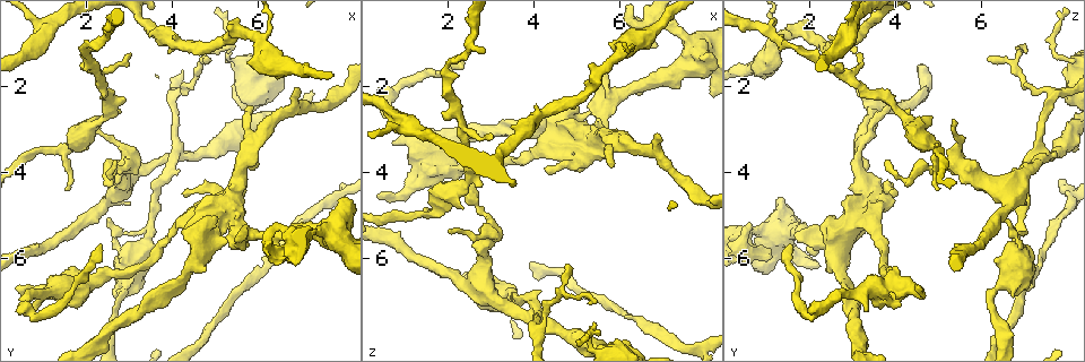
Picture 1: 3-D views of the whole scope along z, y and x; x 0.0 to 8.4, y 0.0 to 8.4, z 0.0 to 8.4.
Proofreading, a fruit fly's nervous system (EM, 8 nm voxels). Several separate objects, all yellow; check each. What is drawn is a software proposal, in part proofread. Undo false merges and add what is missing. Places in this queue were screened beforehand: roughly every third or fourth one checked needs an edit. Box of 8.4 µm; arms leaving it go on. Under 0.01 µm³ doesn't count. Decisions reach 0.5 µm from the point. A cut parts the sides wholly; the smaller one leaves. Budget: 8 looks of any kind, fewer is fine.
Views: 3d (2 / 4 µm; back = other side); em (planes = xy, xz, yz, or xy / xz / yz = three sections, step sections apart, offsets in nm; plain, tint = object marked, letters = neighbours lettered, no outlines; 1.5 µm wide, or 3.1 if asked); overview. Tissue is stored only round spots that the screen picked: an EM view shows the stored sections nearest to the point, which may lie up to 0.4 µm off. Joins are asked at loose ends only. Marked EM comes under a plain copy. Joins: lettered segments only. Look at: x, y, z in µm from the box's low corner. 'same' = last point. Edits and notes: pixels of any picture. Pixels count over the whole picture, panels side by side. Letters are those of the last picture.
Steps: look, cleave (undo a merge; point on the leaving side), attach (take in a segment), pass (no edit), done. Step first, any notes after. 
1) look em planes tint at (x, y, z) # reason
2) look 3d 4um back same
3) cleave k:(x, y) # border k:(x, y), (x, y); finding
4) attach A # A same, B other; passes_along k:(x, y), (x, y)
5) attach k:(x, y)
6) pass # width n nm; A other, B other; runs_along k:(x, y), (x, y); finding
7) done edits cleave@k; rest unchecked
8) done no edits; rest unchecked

look em planes letters at (2.30, 5.70, 1.55) # end of a long branch

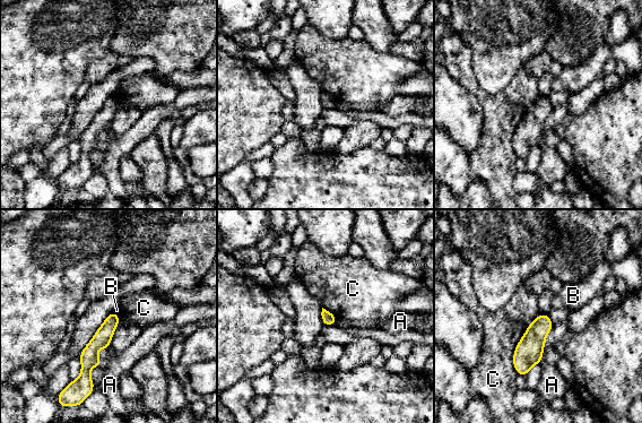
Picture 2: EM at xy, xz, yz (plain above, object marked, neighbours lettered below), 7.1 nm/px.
pass # A other, B other, C other; border 2:(539, 314), (515, 346), (517, 373); no lettered segment goes on from it

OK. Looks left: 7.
look 3d 2um at (5.80, 2.50, 3.80) # an open end

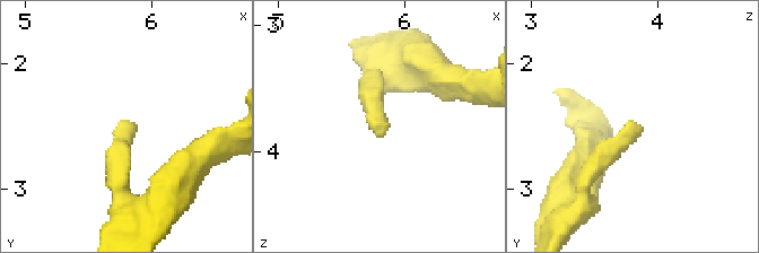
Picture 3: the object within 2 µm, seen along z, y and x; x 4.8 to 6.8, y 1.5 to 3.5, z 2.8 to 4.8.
look em yz step 4 letters at (5.74, 2.48, 3.80)

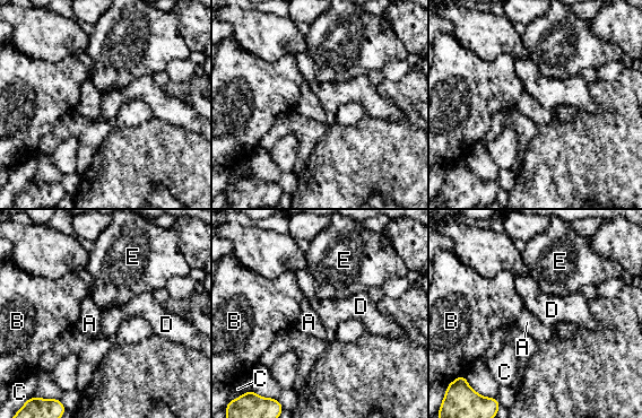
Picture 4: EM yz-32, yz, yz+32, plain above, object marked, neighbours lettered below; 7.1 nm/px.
look em planes letters same

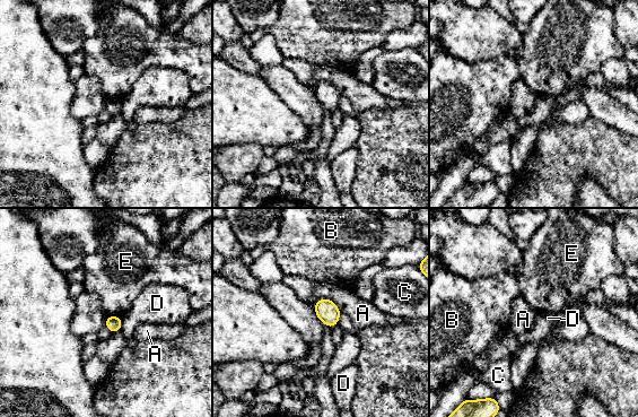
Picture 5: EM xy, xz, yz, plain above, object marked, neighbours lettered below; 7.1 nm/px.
pass # longest_contact A 200 nm; A other, B other, C other, D other, E other; no lettered segment goes on from it

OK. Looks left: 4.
look 3d 2um back at (6.55, 5.90, 0.75) # abrupt turn

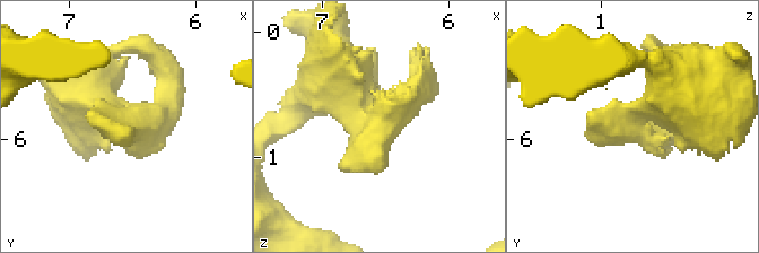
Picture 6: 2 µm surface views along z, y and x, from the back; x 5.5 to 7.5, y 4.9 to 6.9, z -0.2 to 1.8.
look em xz step 4 tint at (6.56, 5.88, 0.74) # shape alone is not enough

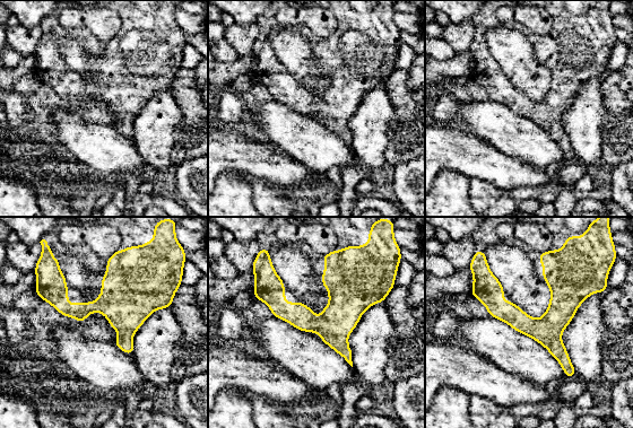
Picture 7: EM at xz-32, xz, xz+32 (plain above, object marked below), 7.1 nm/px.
look em xz step 4 letters same

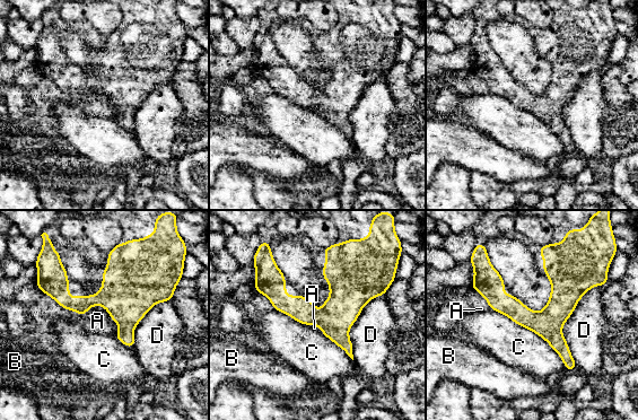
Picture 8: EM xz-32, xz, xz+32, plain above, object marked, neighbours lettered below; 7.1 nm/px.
pass # width 200 nm; A other, B other, C other, D other; border 8:(604, 285), (561, 327), (575, 369); all the same cell

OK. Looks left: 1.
done no edits; rest unchecked

